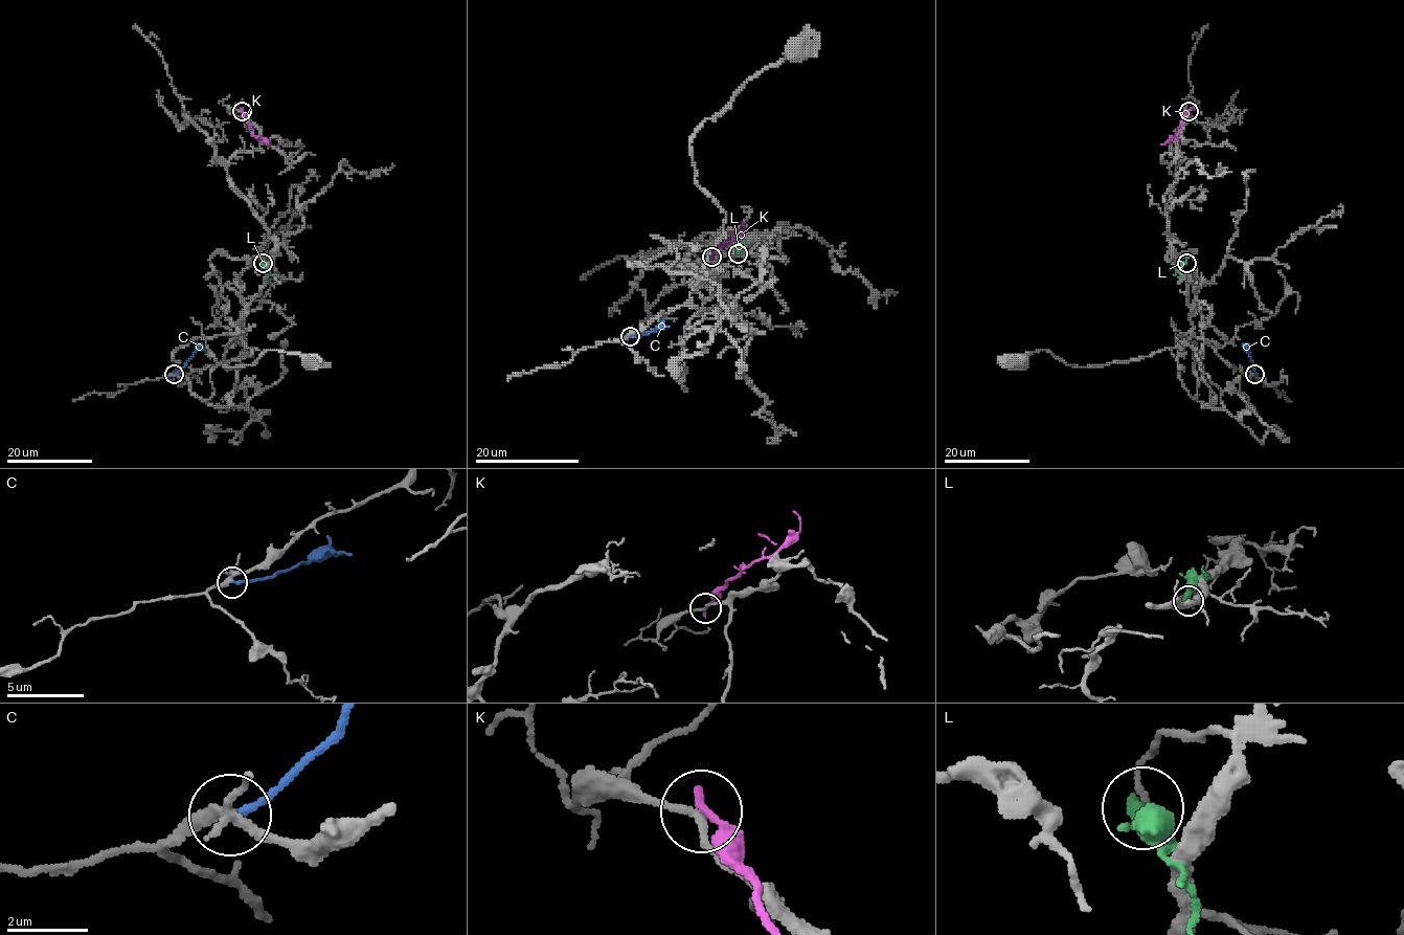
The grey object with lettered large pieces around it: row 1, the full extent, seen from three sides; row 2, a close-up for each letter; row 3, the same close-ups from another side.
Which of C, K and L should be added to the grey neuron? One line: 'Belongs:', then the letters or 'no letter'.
Belongs: no letter

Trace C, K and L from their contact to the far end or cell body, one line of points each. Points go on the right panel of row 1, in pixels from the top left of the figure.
C: (1254, 374), (1248, 350), (1247, 353)
K: (1189, 111), (1177, 130), (1177, 136), (1161, 145)
L: (1185, 263), (1178, 270), (1178, 277)

